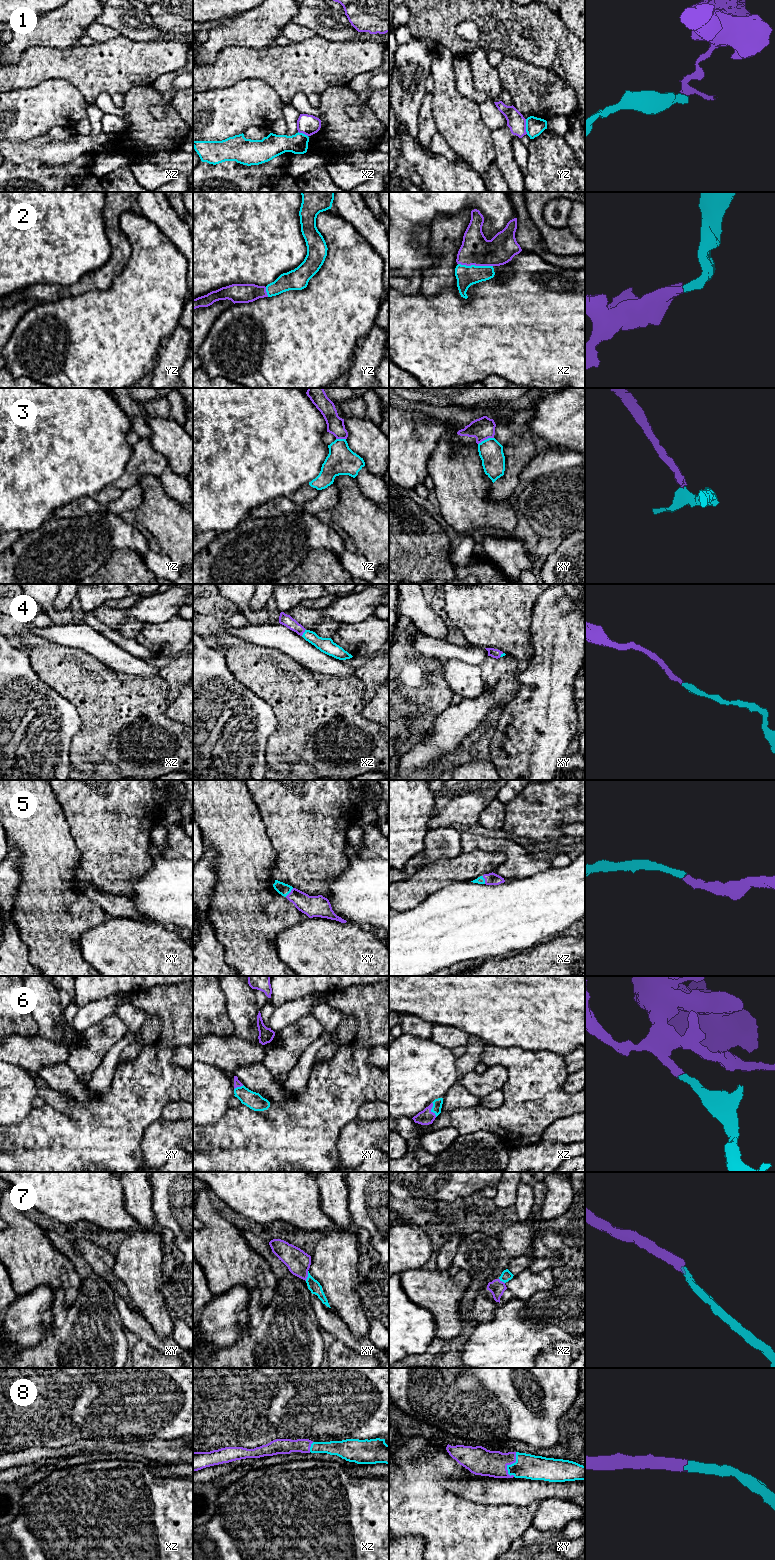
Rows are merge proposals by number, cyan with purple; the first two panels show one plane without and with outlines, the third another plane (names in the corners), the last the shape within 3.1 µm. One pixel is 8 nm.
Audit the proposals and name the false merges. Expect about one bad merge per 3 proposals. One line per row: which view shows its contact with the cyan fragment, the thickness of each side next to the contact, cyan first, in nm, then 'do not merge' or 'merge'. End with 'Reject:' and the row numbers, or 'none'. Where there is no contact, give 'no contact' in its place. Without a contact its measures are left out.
1: meets cyan in yz; 150 nm thick on the cyan side, 150 nm on the other; do not merge
2: meets cyan in xz; 160 nm thick on the cyan side, 240 nm on the other; merge
3: meets cyan in xy; 190 nm thick on the cyan side, 180 nm on the other; do not merge
4: meets cyan in xz; 130 nm thick on the cyan side, 90 nm on the other; merge
5: meets cyan in xy; 100 nm thick on the cyan side, 180 nm on the other; merge
6: meets cyan in xz; 80 nm thick on the cyan side, 120 nm on the other; merge
7: meets cyan in xy; 100 nm thick on the cyan side, 190 nm on the other; merge
8: meets cyan in xy; 200 nm thick on the cyan side, 220 nm on the other; merge
Reject: 1, 3

